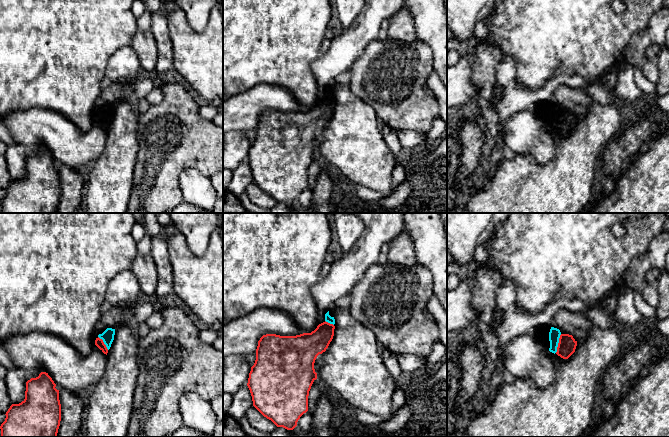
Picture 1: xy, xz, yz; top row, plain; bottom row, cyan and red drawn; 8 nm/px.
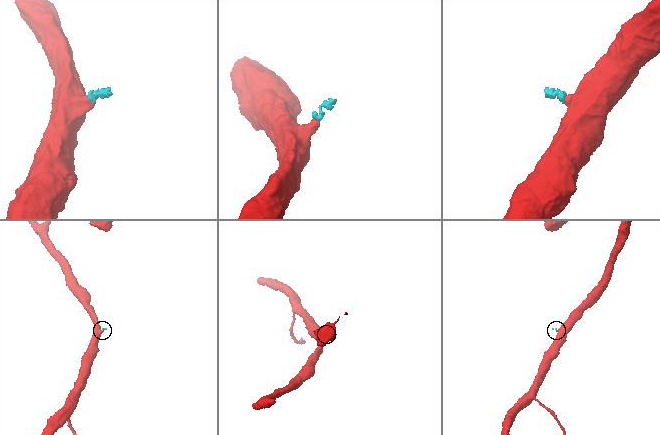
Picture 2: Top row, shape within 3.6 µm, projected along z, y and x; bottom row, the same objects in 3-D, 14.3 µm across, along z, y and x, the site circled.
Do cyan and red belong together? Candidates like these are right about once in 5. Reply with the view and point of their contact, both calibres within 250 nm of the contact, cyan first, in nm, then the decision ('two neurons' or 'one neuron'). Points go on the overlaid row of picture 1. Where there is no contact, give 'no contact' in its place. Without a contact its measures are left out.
contact yz (558, 342); calibres 90 and 140 nm; one neuron

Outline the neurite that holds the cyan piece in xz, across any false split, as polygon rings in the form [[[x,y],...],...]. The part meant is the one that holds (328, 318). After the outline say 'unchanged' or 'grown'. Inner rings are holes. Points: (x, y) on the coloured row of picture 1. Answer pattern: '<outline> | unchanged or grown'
[[[334,308],[325,314],[325,321],[311,333],[296,336],[280,336],[276,334],[263,335],[258,341],[256,360],[251,367],[247,386],[250,390],[253,406],[277,427],[293,430],[300,417],[308,411],[308,396],[313,382],[317,379],[314,363],[319,354],[328,348],[334,336]]] | grown

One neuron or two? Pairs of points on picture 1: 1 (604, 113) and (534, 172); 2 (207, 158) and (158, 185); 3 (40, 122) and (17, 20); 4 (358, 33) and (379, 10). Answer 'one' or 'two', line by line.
1: one
2: one
3: two
4: one

